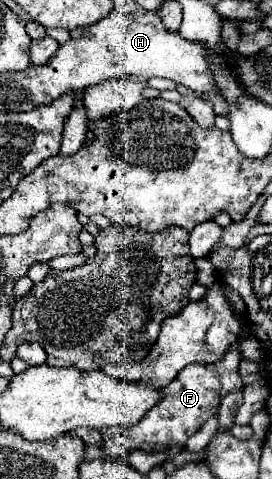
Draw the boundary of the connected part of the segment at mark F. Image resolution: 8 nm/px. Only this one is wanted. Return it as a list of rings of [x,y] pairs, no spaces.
[[[238,342],[232,344],[224,360],[216,364],[192,364],[184,368],[172,384],[160,390],[160,402],[146,412],[146,416],[132,428],[110,426],[102,428],[102,450],[108,458],[120,460],[126,458],[128,452],[142,448],[144,444],[166,444],[166,446],[184,446],[192,434],[196,434],[210,418],[218,414],[220,402],[228,392],[238,392],[244,388],[244,382],[238,374],[240,352]]]

